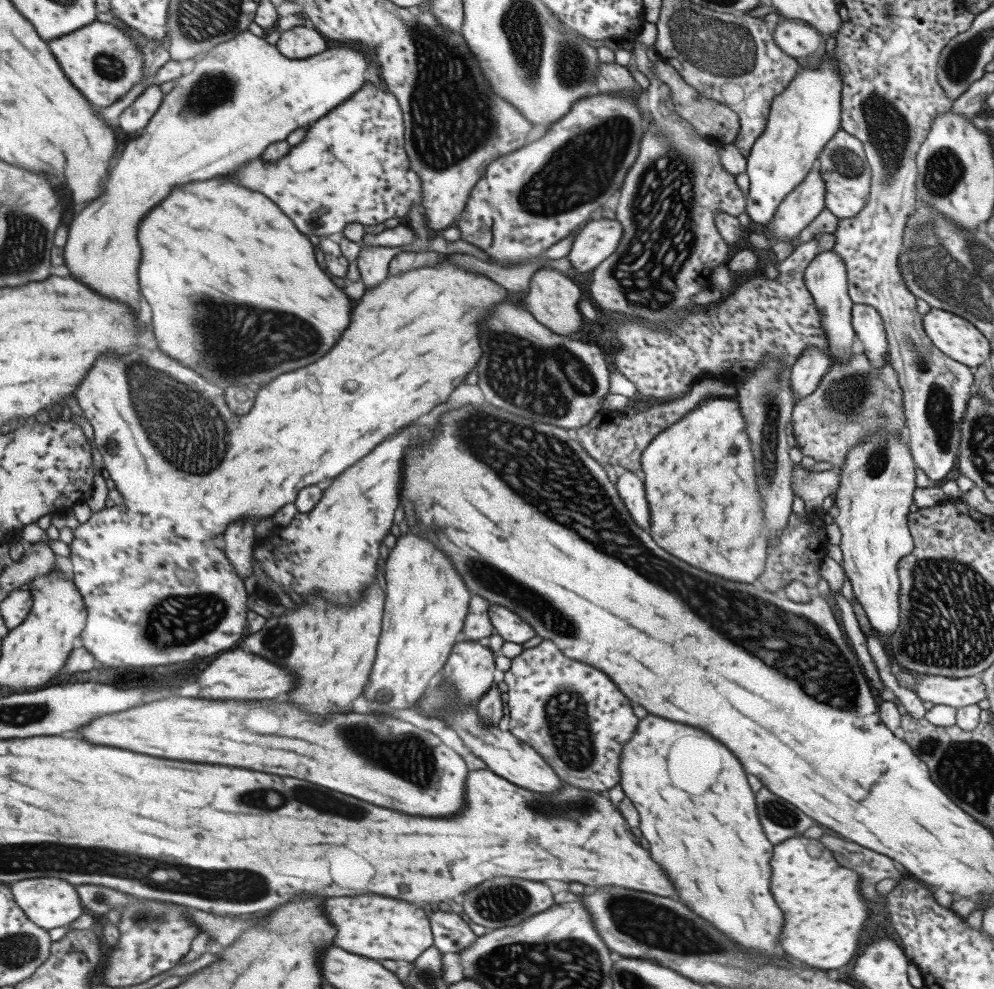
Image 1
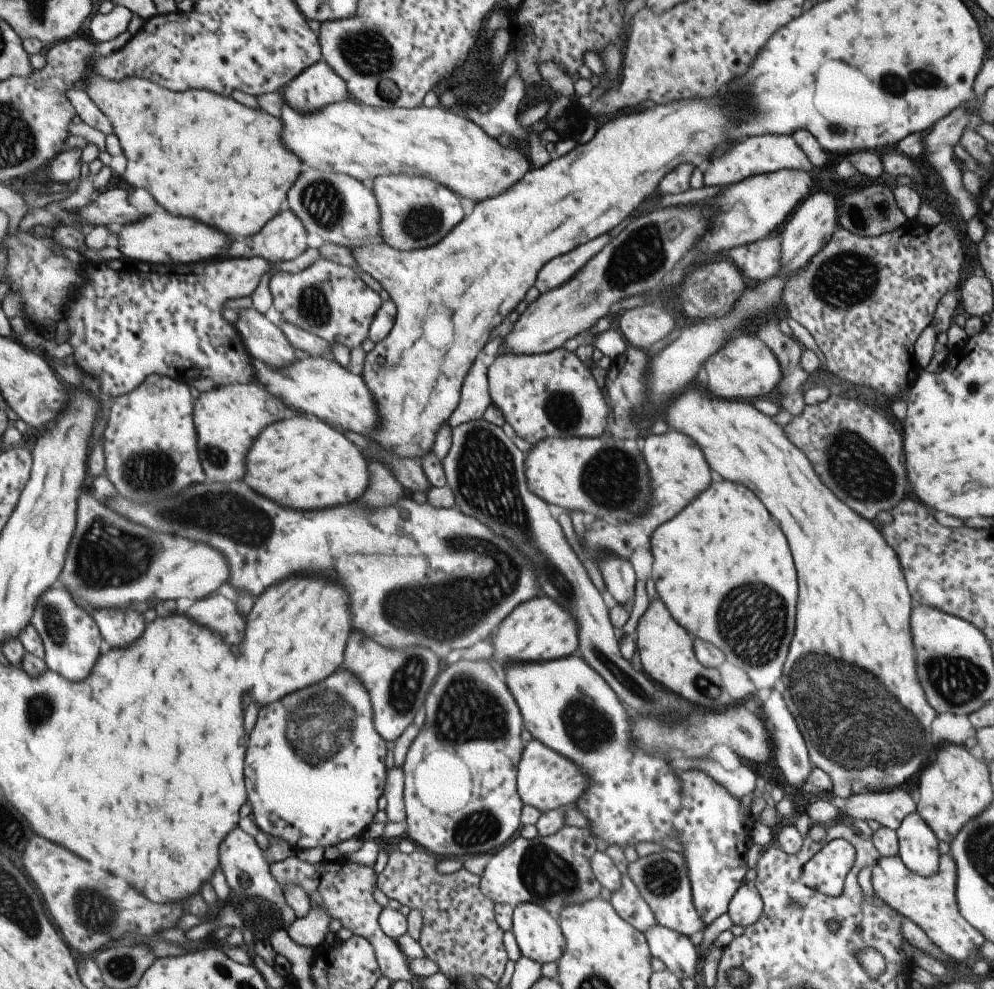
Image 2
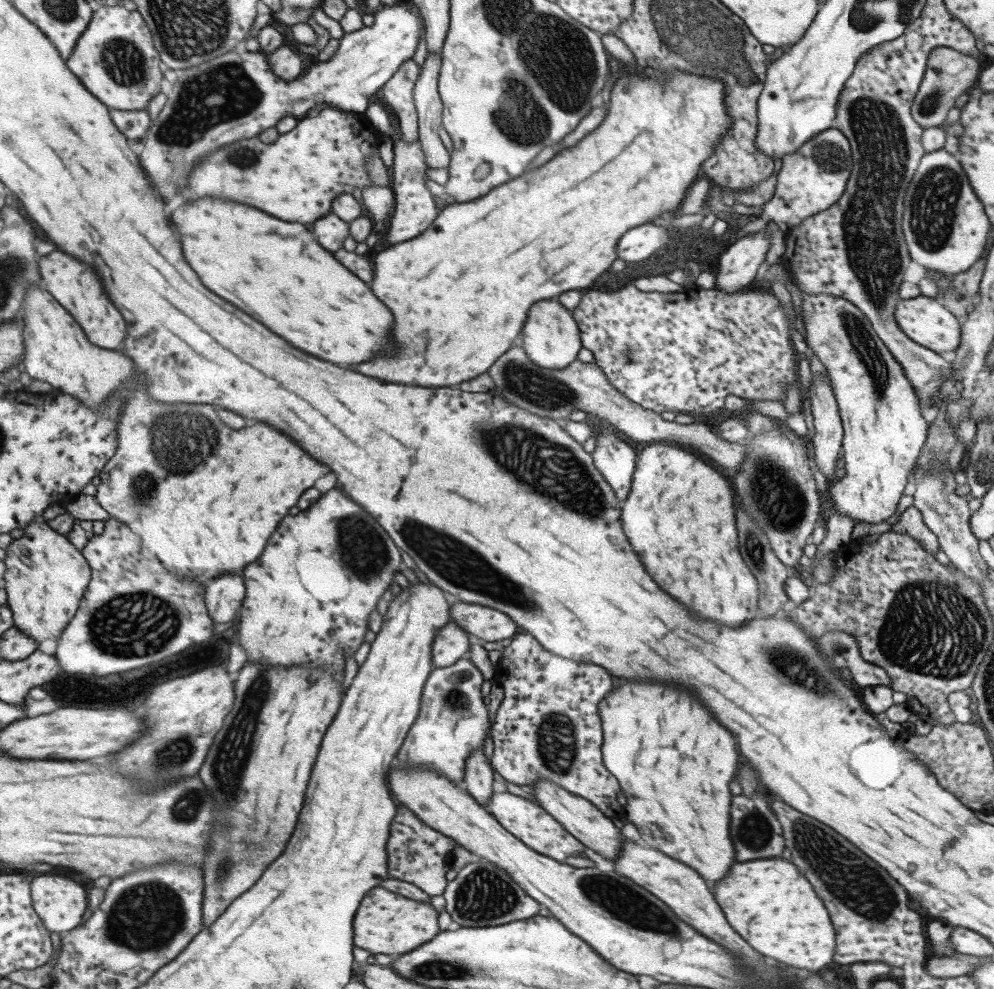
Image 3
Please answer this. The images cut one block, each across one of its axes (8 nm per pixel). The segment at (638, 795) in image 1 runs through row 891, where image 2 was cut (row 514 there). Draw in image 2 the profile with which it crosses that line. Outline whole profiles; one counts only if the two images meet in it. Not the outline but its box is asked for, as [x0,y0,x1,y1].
[650,480,797,689]

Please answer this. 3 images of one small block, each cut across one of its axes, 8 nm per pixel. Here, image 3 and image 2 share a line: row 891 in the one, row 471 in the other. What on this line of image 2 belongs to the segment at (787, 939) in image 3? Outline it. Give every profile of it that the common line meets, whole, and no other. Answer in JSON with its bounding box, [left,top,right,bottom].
[663,390,937,800]

